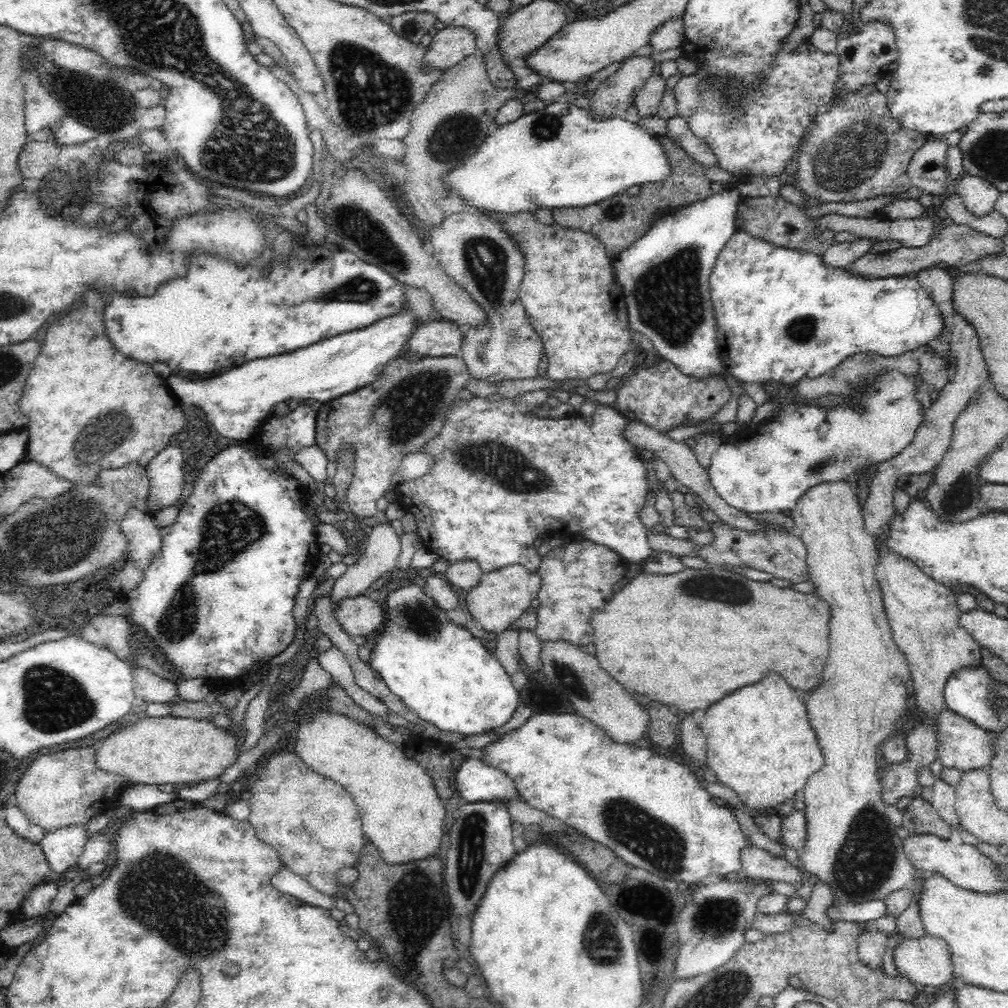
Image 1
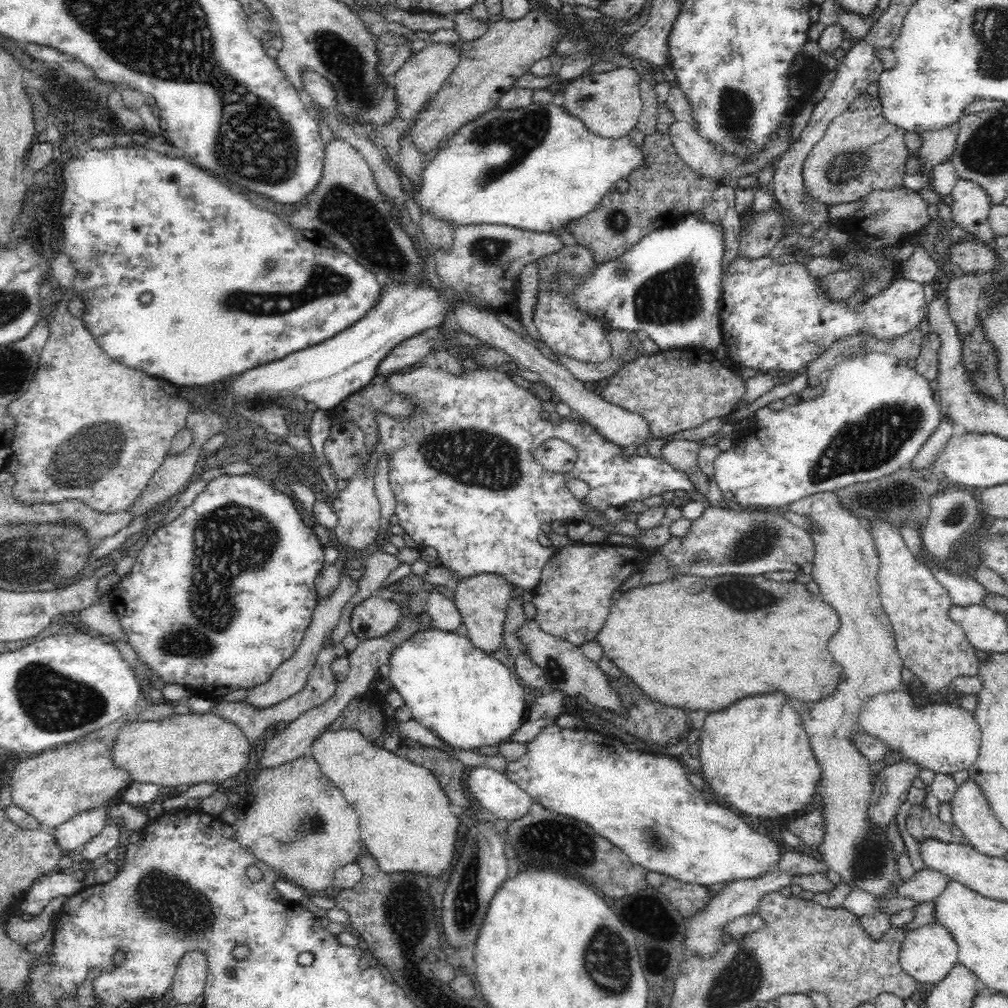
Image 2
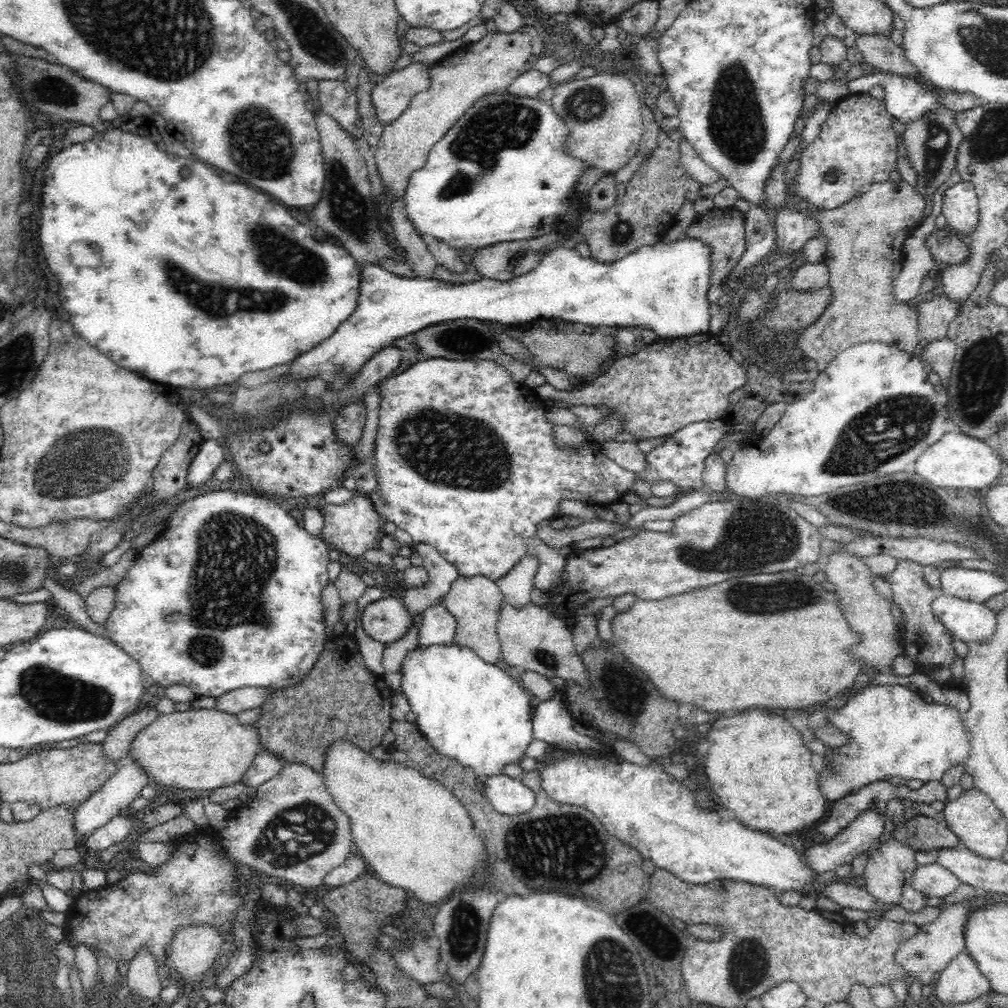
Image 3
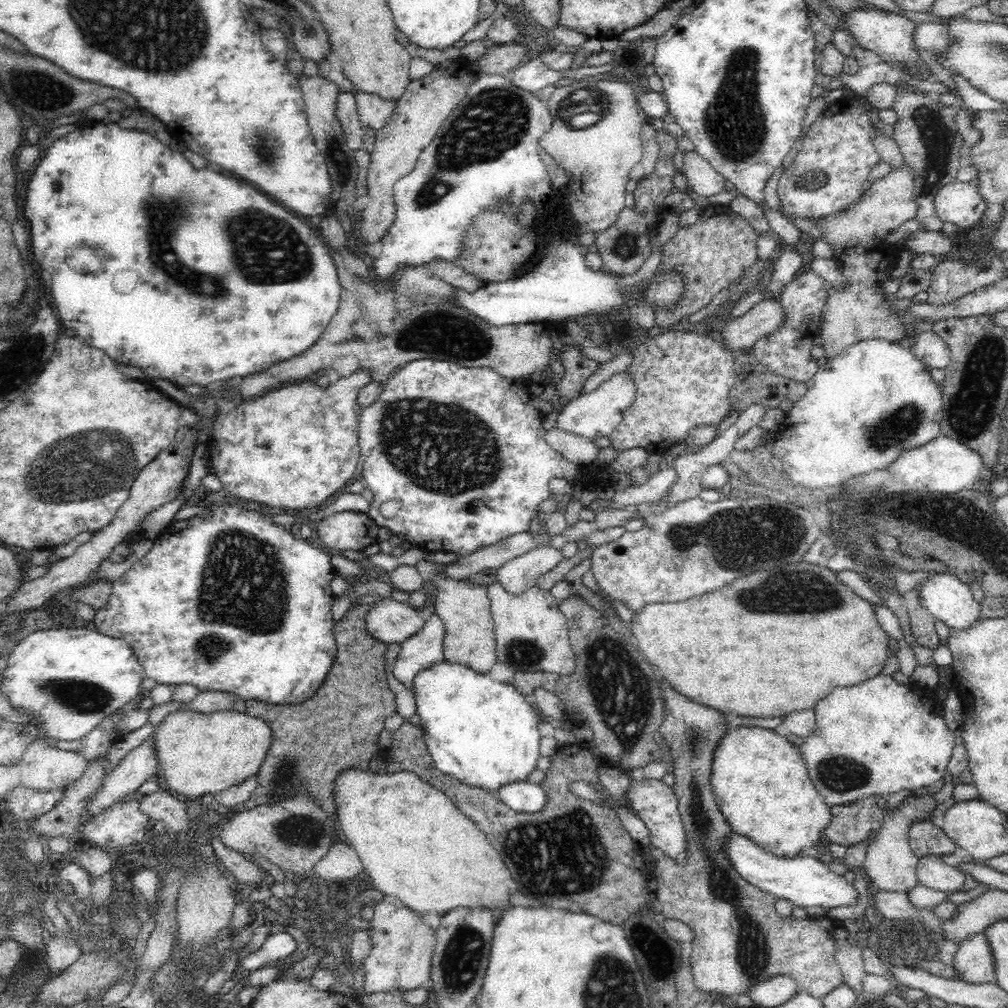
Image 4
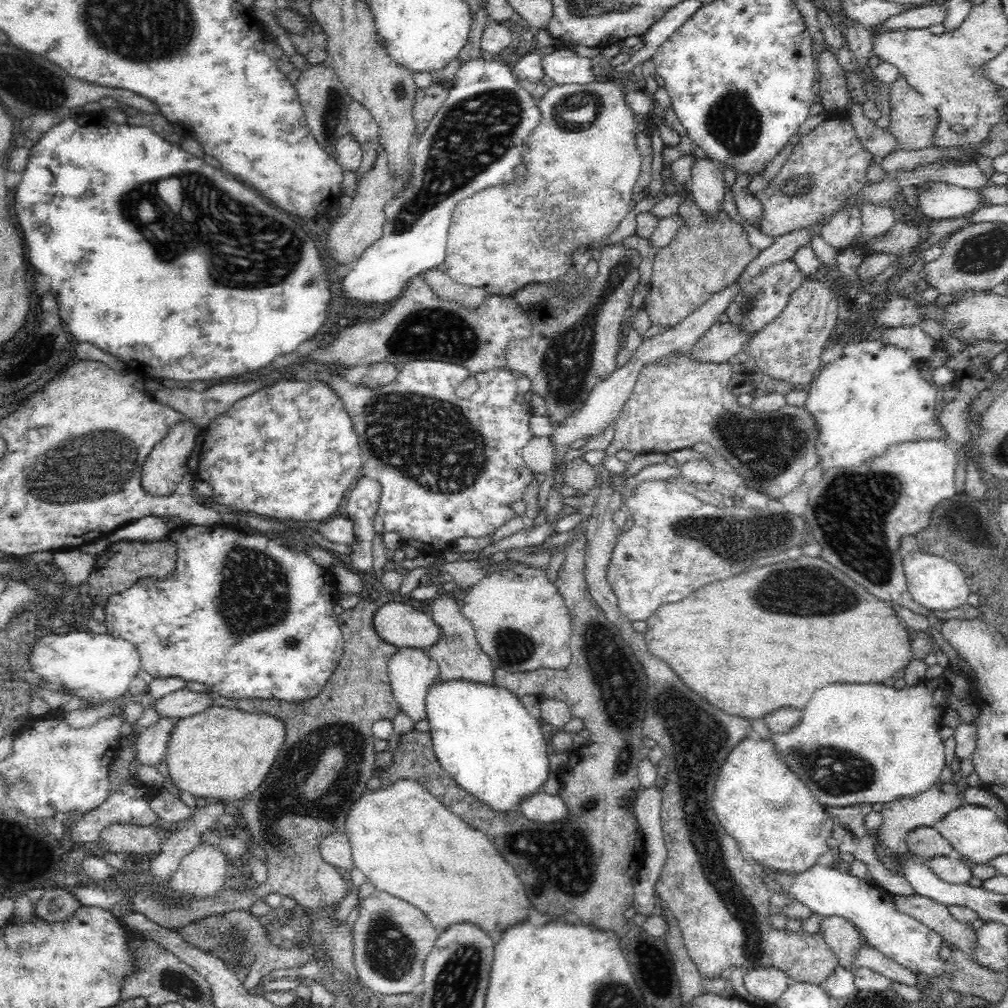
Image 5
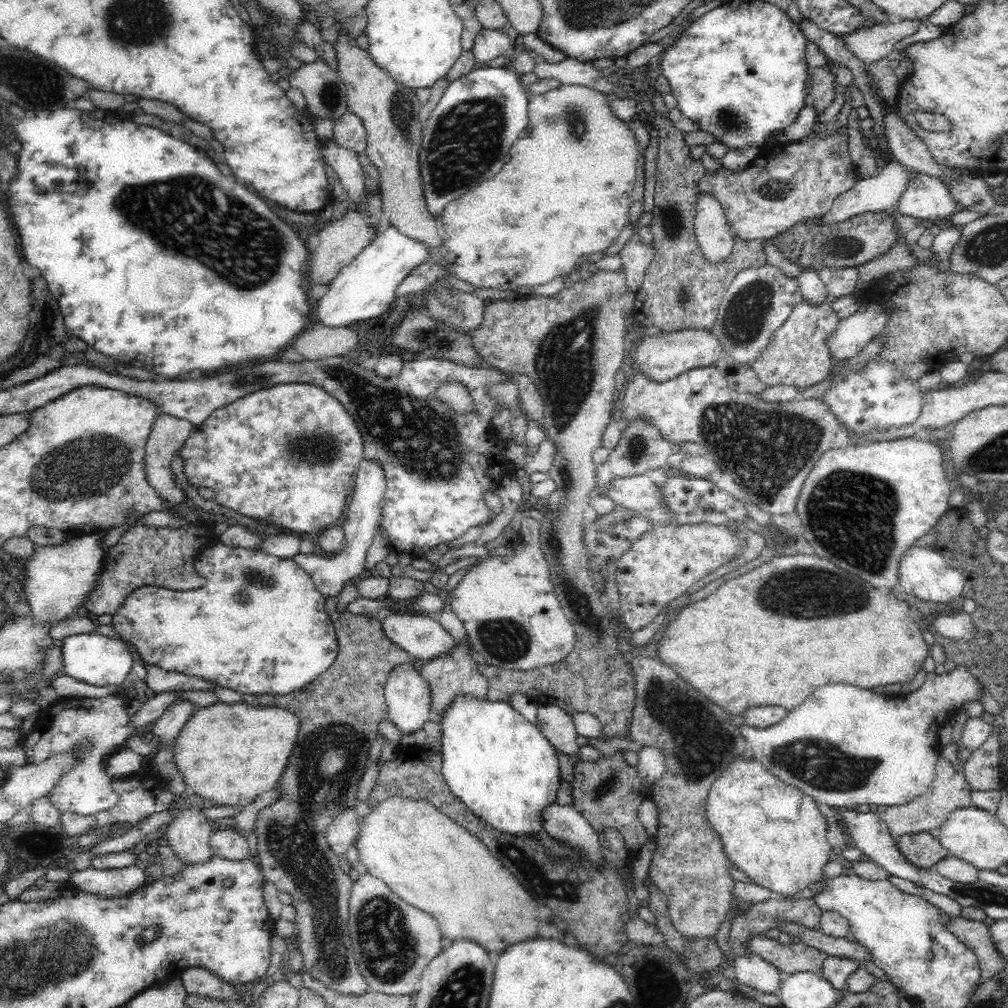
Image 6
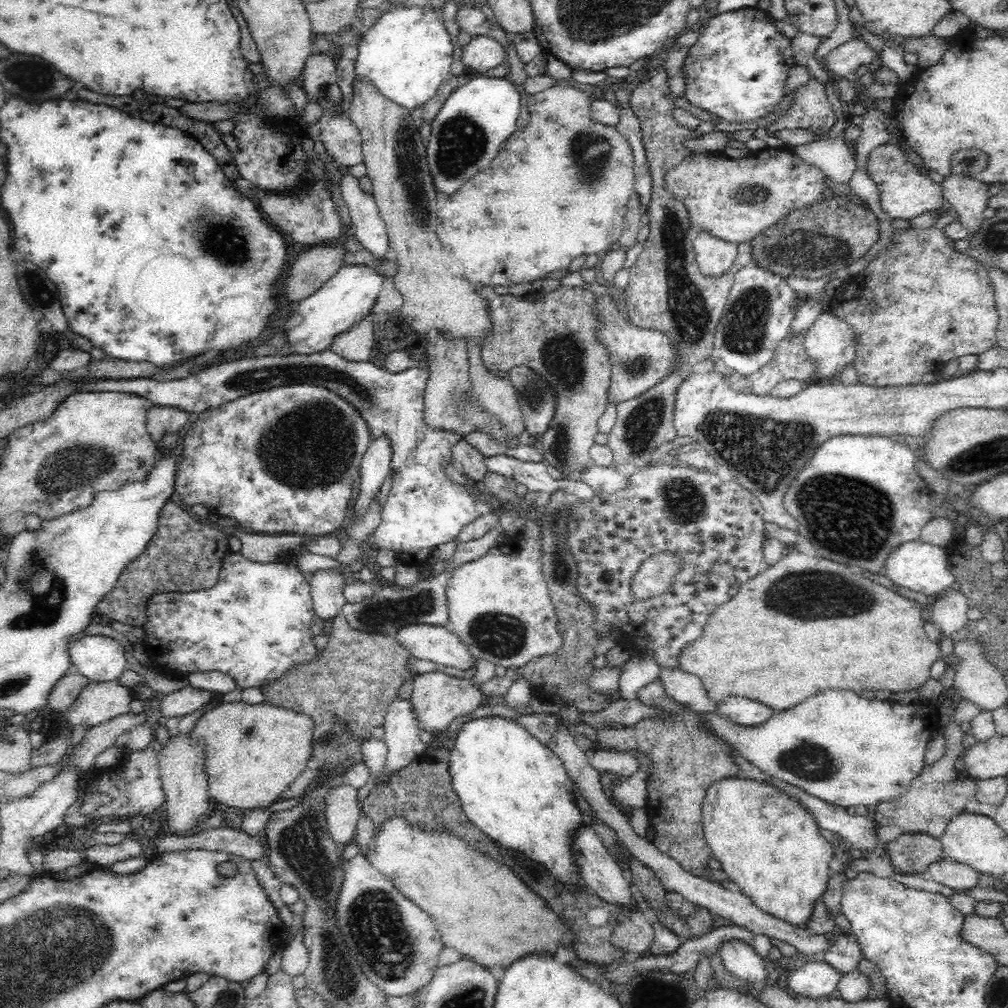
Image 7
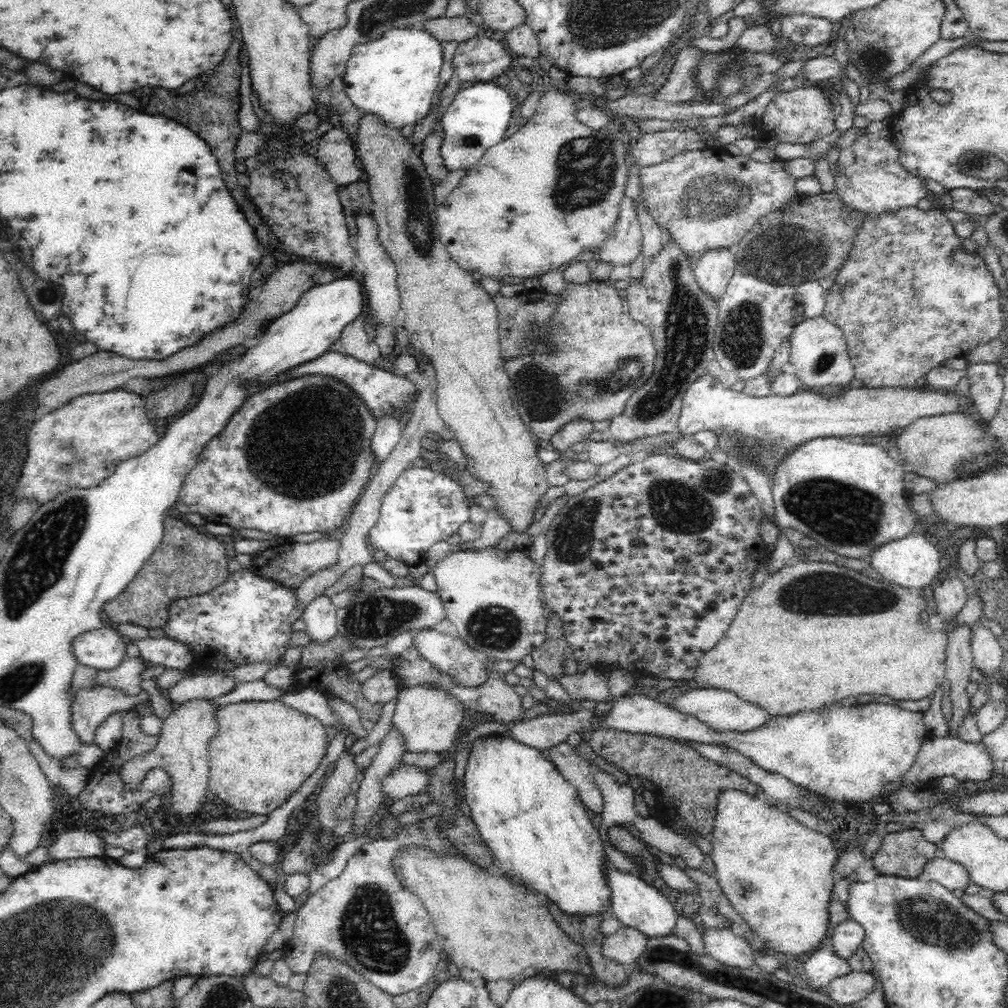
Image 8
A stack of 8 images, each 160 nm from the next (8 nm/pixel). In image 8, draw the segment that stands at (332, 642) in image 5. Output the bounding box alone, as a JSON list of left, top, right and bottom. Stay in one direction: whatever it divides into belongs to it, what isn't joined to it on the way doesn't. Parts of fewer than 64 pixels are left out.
[162,568,304,669]

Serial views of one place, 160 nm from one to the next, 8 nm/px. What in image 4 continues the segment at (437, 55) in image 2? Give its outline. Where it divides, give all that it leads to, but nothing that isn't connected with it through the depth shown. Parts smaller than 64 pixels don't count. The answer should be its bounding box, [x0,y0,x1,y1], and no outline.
[355,93,396,130]

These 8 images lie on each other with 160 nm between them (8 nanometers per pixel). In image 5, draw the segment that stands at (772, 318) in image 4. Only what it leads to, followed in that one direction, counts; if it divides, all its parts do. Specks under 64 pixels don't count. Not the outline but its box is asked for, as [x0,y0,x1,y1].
[690,322,751,362]

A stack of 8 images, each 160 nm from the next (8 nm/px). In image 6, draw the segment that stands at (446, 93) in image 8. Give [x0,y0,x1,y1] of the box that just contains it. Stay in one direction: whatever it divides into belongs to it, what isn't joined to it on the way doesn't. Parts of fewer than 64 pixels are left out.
[472,28,512,65]

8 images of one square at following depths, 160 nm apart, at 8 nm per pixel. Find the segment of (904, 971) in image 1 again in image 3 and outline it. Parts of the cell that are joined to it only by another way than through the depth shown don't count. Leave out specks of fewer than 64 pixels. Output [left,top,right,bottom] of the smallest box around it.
[895,901,968,985]

